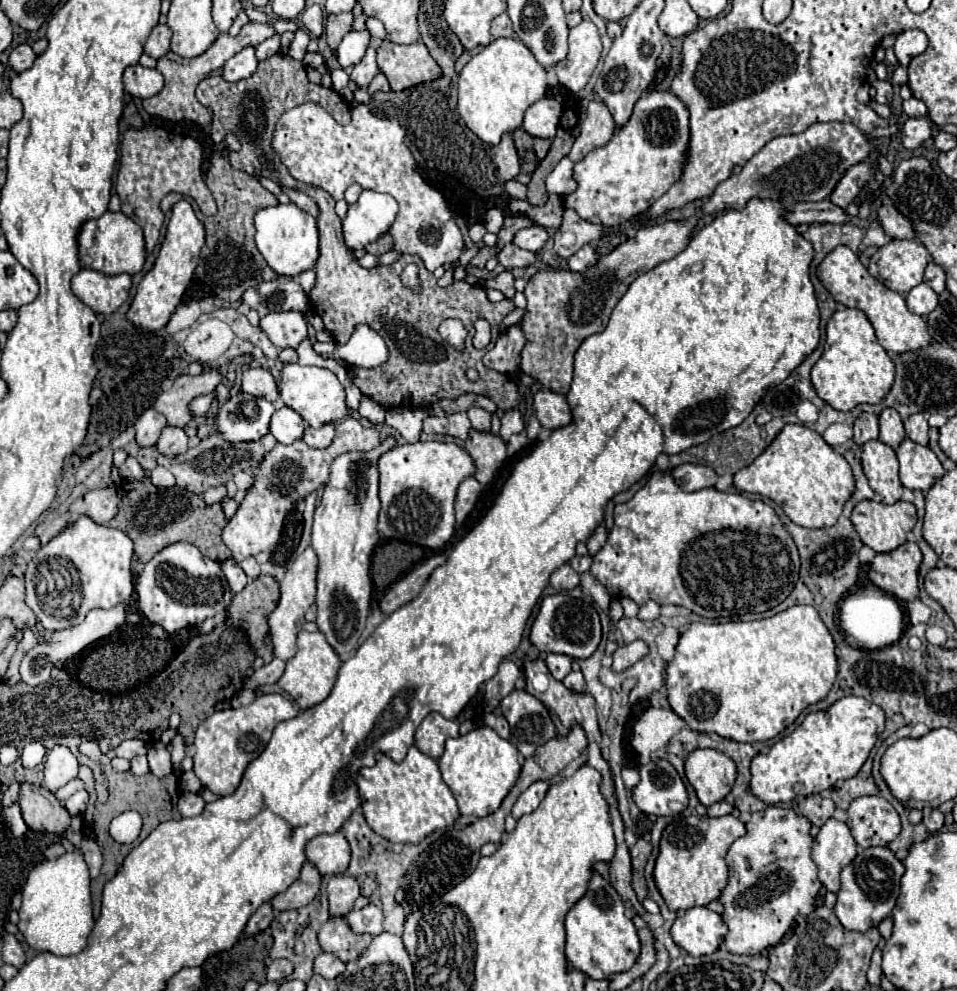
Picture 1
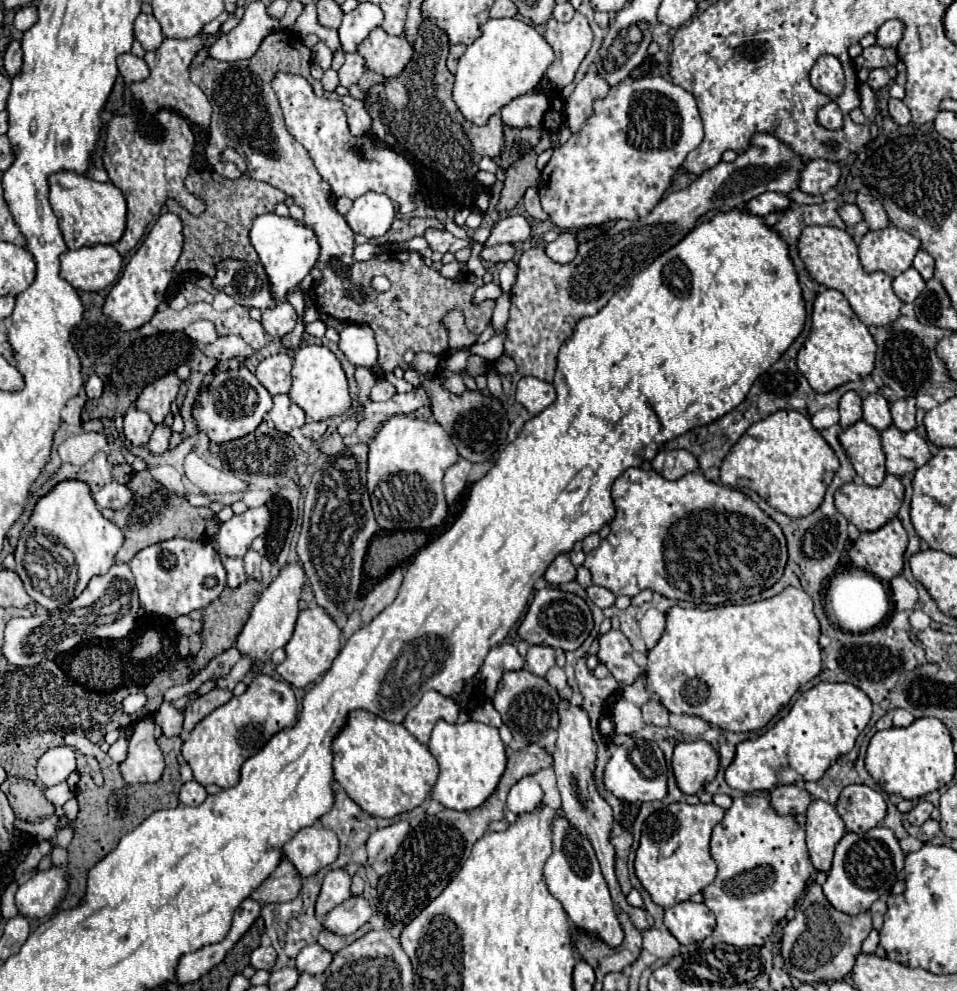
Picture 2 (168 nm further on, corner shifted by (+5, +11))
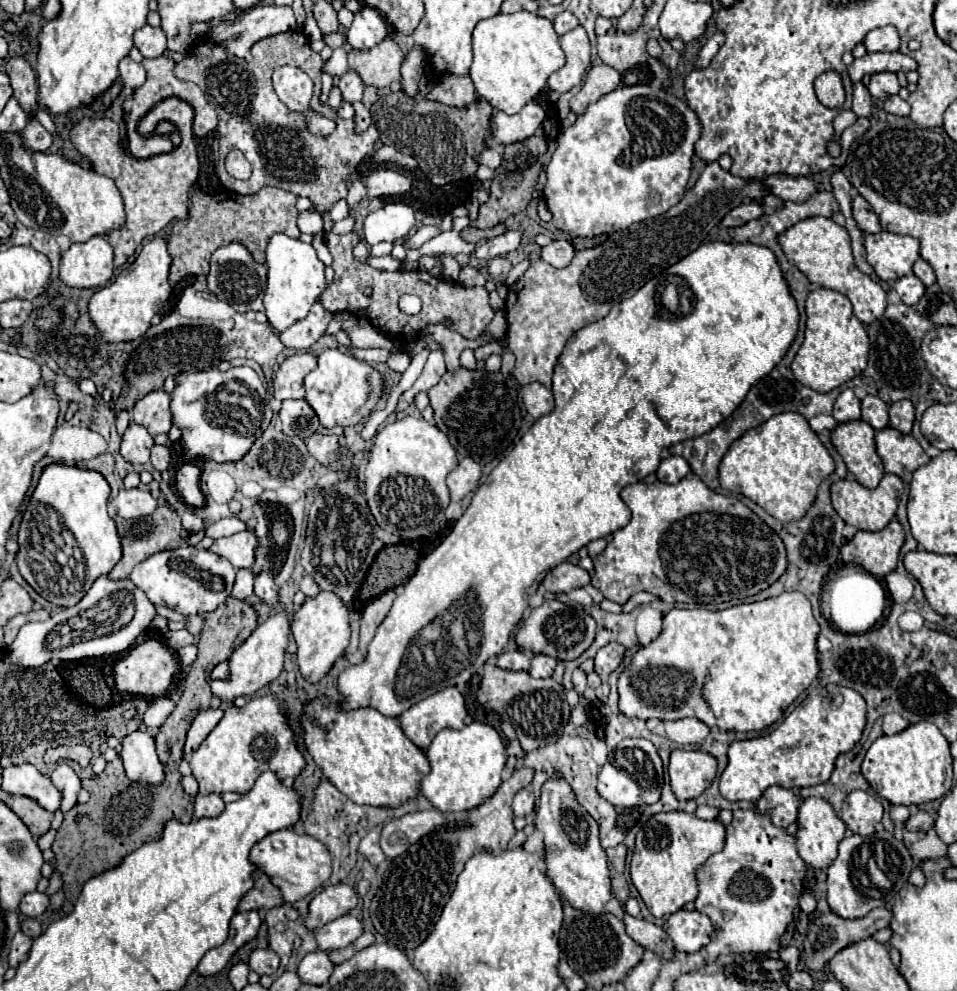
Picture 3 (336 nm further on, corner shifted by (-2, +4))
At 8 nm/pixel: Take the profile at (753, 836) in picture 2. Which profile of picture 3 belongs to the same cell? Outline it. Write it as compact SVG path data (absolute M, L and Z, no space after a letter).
M754 807L736 809L732 823L726 825L724 849L714 853L698 869L696 877L700 893L694 905L700 913L712 919L716 929L712 941L706 945L706 961L714 961L718 955L726 953L766 953L780 949L780 937L786 931L786 925L792 921L792 911L804 891L806 863L798 855L796 837L786 833L784 827L772 825L768 815L760 815Z

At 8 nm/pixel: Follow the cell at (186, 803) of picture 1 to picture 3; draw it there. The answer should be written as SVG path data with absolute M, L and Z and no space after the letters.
M210 793L210 795L196 795L194 803L194 817L216 817L224 811L224 801L220 795Z

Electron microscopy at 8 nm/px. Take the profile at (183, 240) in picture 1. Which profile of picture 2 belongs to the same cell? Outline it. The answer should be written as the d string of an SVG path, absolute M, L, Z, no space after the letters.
M171 212L159 216L155 226L145 236L143 244L137 248L137 252L127 262L117 284L113 284L109 294L105 296L103 314L111 318L121 330L135 330L147 324L153 318L155 308L163 302L165 290L173 278L173 266L179 260L181 248L183 248L181 220Z

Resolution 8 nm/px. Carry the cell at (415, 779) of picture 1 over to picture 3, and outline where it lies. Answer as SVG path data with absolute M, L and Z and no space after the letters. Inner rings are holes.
M318 699L306 707L306 713L302 717L302 725L306 731L306 747L310 755L314 757L316 765L324 771L328 781L338 787L344 795L348 795L354 803L360 805L372 805L372 807L400 807L410 799L416 799L420 795L420 779L428 775L430 763L426 753L416 747L402 731L398 719L384 717L376 709L356 709L356 711L342 711L340 705L332 705L330 699ZM332 723L332 731L324 731L324 727Z

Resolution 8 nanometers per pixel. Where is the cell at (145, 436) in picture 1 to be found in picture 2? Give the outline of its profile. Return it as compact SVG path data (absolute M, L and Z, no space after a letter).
M131 406L127 410L127 414L123 416L123 436L133 446L145 446L151 438L153 428L155 428L155 424L151 422L149 414L137 410L135 406Z

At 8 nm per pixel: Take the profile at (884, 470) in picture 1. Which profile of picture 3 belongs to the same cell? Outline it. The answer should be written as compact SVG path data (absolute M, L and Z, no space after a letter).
M866 421L842 423L832 431L832 443L842 455L848 471L868 489L876 489L884 477L884 465L876 451L876 431Z

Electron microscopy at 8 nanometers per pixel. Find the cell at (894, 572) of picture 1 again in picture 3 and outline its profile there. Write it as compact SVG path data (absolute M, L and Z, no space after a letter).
M892 519L882 531L858 531L854 539L842 545L840 555L844 563L856 563L882 579L896 569L904 541L906 535L902 525Z

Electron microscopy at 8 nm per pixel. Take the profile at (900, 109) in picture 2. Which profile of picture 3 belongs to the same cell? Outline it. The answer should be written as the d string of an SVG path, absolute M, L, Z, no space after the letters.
M892 95L890 99L884 101L884 111L892 113L892 115L900 115L900 117L908 117L910 115L910 105L900 99L898 95Z

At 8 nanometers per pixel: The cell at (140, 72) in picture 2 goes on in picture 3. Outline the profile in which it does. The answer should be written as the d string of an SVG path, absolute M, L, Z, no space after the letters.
M124 57L120 61L120 77L122 77L122 81L124 81L126 87L138 89L146 81L146 71L144 71L142 63L136 63L130 57Z

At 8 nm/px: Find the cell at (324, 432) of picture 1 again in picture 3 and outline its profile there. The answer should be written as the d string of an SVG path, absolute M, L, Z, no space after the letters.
M314 433L308 443L306 443L310 455L314 459L318 459L320 463L324 465L330 465L332 461L338 459L338 449L340 449L340 443L338 443L338 437L336 435L322 435L322 433Z

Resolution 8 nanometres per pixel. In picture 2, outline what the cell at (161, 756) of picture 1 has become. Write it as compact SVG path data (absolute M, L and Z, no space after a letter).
M143 718L135 724L133 736L129 736L127 758L119 764L119 772L125 782L159 782L163 774L163 754L153 736L155 722Z

